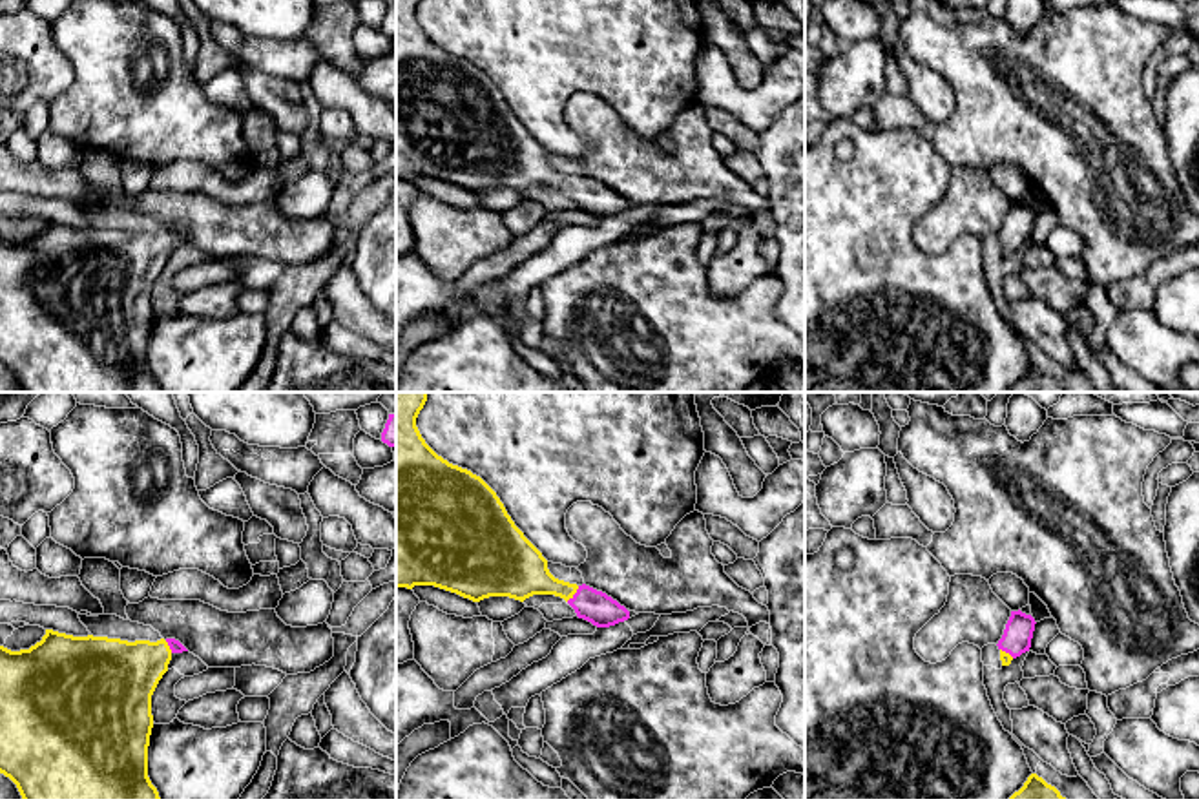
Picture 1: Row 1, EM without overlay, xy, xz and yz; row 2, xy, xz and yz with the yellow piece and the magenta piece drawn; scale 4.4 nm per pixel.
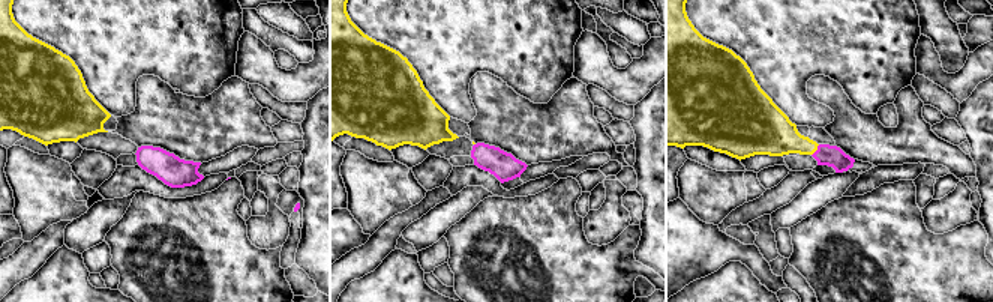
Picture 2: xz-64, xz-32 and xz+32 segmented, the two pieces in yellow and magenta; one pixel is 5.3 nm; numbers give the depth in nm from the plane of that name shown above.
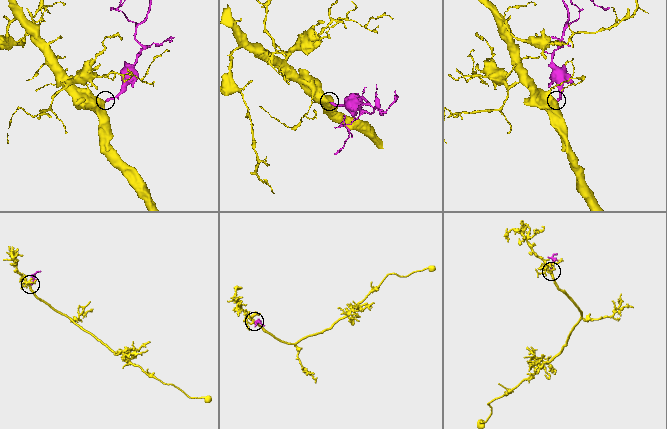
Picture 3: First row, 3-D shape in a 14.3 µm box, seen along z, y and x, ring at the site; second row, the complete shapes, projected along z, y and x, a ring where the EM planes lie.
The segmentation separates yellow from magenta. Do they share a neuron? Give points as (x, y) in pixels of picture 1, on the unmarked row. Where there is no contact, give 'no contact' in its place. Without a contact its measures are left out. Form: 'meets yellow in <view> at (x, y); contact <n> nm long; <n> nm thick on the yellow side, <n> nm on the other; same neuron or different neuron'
meets yellow in xz at (573, 185); contact 90 nm long; 220 nm thick on the yellow side, 140 nm on the other; same neuron

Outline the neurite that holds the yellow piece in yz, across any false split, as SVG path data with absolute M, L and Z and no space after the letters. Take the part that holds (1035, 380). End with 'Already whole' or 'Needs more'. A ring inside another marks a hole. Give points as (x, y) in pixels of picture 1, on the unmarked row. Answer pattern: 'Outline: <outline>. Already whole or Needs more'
Outline: M1031 365L1024 378L1015 383L1009 392L1068 392L1060 387L1060 383L1048 376L1042 368L1037 365Z. Already whole

